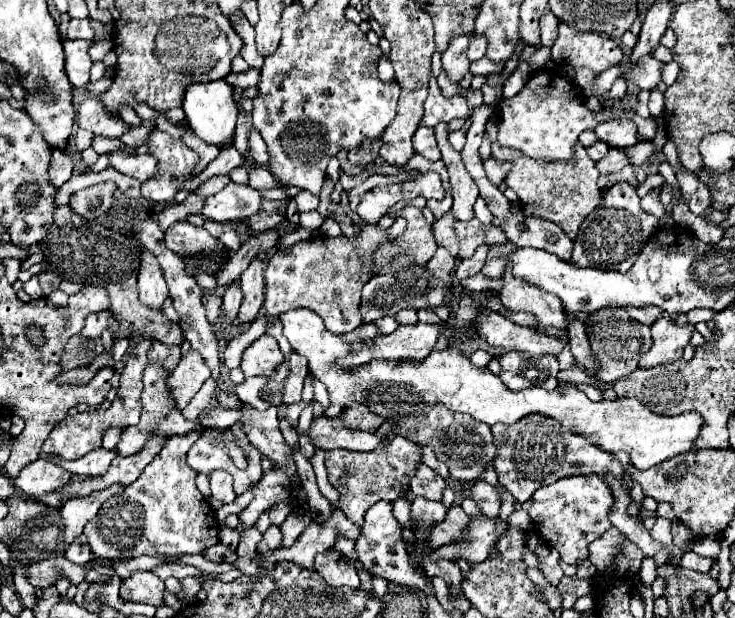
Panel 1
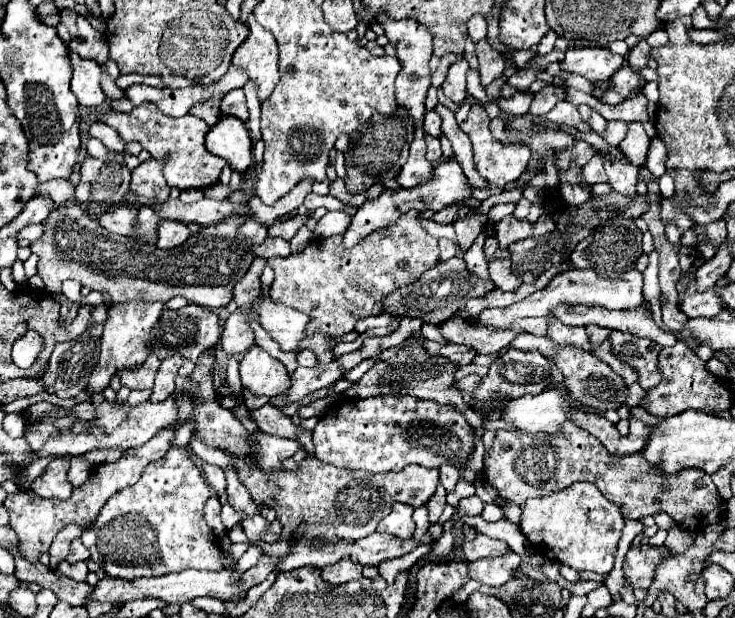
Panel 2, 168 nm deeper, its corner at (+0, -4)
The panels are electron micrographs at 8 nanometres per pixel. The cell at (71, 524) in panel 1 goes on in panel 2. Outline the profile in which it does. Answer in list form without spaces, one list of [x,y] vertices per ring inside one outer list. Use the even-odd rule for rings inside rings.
[[[68,524],[54,536],[54,542],[50,546],[50,566],[52,568],[56,568],[62,560],[66,560],[72,540],[78,538],[84,530],[86,530],[84,524]]]

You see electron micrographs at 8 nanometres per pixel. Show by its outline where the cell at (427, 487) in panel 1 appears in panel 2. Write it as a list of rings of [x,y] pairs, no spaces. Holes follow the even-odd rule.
[[[438,486],[436,488],[436,494],[426,502],[430,522],[438,522],[442,510],[444,510],[444,504],[446,504],[446,490],[444,490],[444,486]]]

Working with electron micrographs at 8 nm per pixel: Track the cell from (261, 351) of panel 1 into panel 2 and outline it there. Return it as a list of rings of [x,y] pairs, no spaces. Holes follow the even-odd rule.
[[[256,344],[240,360],[240,378],[242,386],[254,396],[272,398],[286,394],[290,388],[286,368]]]

